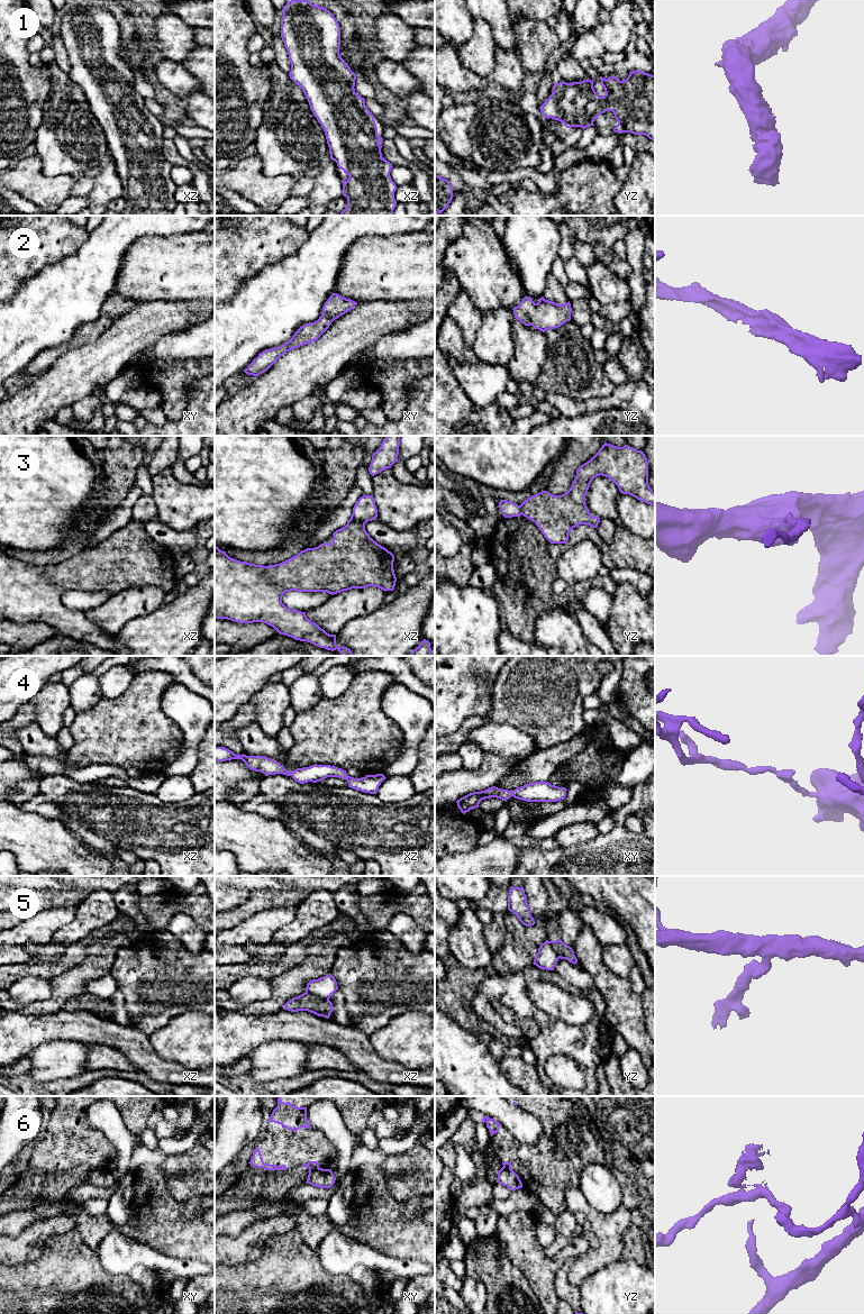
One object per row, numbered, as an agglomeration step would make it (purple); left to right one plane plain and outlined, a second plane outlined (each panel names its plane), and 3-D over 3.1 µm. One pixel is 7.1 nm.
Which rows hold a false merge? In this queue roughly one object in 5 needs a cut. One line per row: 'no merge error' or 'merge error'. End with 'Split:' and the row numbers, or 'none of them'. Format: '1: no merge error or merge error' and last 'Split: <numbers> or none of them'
1: no merge error
2: no merge error
3: merge error
4: no merge error
5: merge error
6: merge error
Split: 3, 5, 6

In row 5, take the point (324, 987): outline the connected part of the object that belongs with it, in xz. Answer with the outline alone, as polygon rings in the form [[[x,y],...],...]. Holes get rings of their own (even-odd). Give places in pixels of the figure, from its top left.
[[[331,974],[318,979],[312,979],[307,984],[306,993],[318,996],[321,1000],[329,1000],[338,989],[337,982]]]

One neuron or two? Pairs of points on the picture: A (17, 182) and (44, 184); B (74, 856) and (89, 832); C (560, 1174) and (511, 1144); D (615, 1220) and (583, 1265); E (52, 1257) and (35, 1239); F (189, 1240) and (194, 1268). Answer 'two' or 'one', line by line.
A: one
B: two
C: one
D: one
E: two
F: two

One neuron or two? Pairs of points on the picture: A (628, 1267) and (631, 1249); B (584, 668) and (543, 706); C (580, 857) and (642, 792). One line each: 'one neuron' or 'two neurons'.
A: two neurons
B: one neuron
C: one neuron

